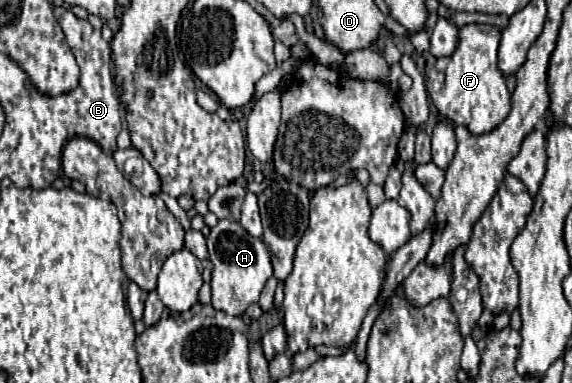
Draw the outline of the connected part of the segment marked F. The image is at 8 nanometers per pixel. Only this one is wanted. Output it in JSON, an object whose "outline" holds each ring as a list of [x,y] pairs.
{"outline":[[[465,25],[459,31],[459,43],[453,55],[437,59],[427,73],[427,93],[439,115],[453,125],[463,125],[471,133],[481,135],[495,129],[511,111],[511,95],[507,103],[505,77],[497,69],[497,47],[501,31],[491,25]]]}

